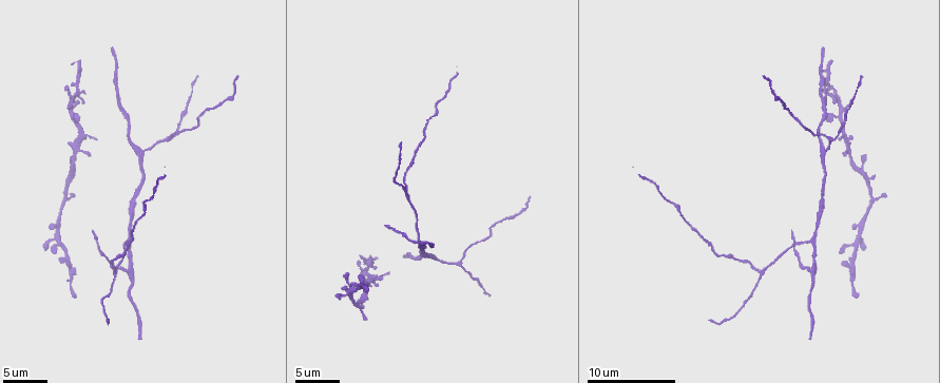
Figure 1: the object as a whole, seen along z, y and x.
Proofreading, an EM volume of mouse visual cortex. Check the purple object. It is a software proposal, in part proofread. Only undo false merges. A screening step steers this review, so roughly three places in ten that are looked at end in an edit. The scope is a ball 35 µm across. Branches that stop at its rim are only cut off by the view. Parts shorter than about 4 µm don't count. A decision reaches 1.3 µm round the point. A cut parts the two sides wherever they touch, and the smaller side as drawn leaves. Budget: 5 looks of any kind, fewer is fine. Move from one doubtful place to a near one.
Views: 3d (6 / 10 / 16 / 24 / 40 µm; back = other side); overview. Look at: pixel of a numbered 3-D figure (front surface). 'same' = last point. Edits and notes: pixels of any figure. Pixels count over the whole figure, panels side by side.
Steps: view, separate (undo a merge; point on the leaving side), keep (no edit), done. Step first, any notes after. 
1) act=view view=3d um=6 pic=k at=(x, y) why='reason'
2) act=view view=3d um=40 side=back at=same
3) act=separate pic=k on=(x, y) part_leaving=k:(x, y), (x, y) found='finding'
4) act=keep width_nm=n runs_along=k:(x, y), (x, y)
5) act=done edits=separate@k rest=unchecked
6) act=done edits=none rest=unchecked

act=view view=3d um=10 pic=1 at=(812, 241) why='branch point'

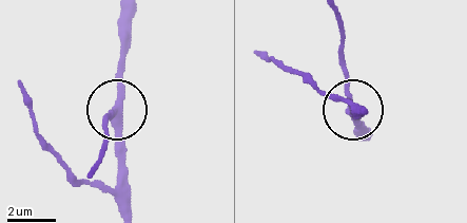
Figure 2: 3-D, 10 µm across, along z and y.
act=keep width_nm=280 found='all the same neuron'

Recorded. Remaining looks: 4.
act=view view=3d um=16 pic=1 at=(820, 158) why='small branch off a trunk'

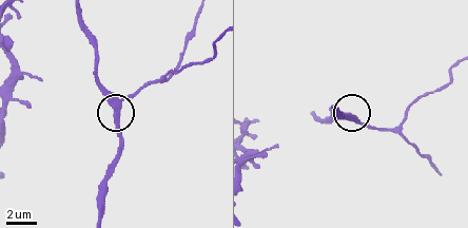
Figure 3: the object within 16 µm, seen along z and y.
act=view view=3d um=6 pic=3 at=(115, 112)

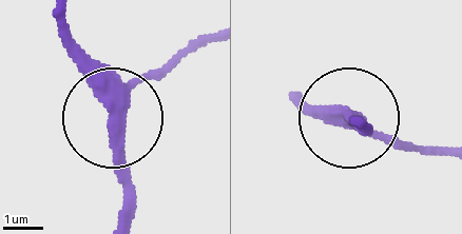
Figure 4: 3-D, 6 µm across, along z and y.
act=keep width_nm=320 found='all the same neuron'

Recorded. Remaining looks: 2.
act=view view=3d um=10 pic=1 at=(116, 272) why='three arms meet'

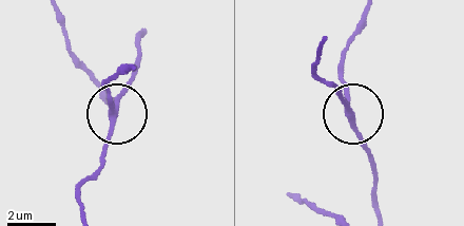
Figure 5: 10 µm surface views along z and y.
act=keep width_nm=210 runs_along=5:(380, 213), (369, 147), (333, 82) found='one neuron here'

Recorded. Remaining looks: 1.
act=done edits=none rest=unchecked

